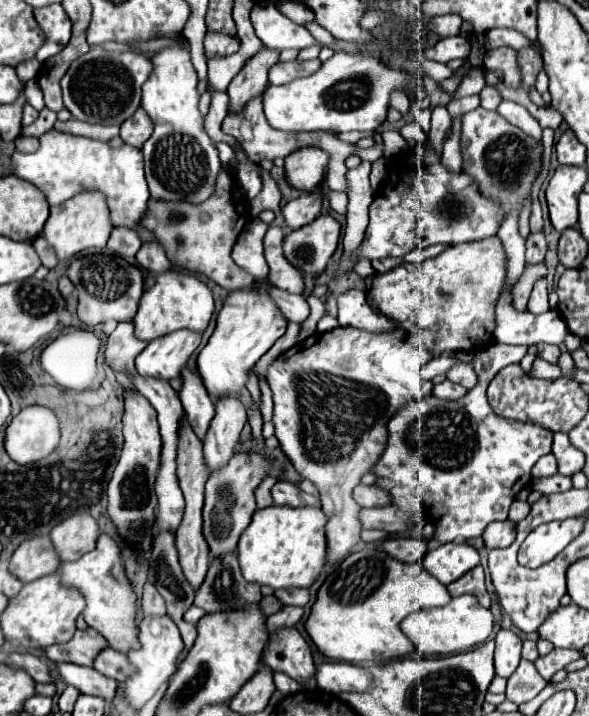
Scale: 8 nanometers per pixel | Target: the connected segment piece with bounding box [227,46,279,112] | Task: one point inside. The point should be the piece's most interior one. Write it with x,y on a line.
252,79

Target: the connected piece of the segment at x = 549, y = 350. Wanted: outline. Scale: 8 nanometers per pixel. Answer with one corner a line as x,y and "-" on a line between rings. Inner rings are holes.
539,344
537,348
539,348
539,356
541,356
543,360
547,360
549,364
557,364
557,360
559,360
559,356
561,356
561,350
559,350
557,346

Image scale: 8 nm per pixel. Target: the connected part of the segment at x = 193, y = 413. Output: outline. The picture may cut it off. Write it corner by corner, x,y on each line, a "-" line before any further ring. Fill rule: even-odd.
183,370
183,388
179,392
183,410
187,414
187,420
193,428
193,432
197,434
197,438
203,442
205,434
209,430
209,424
215,416
215,404
209,398
201,378
197,378
191,370

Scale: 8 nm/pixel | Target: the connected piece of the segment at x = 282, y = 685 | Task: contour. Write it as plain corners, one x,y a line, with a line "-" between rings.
275,672
275,686
283,694
293,694
293,692
301,690
297,680
293,680
293,678
289,678
287,674
281,674
281,672

